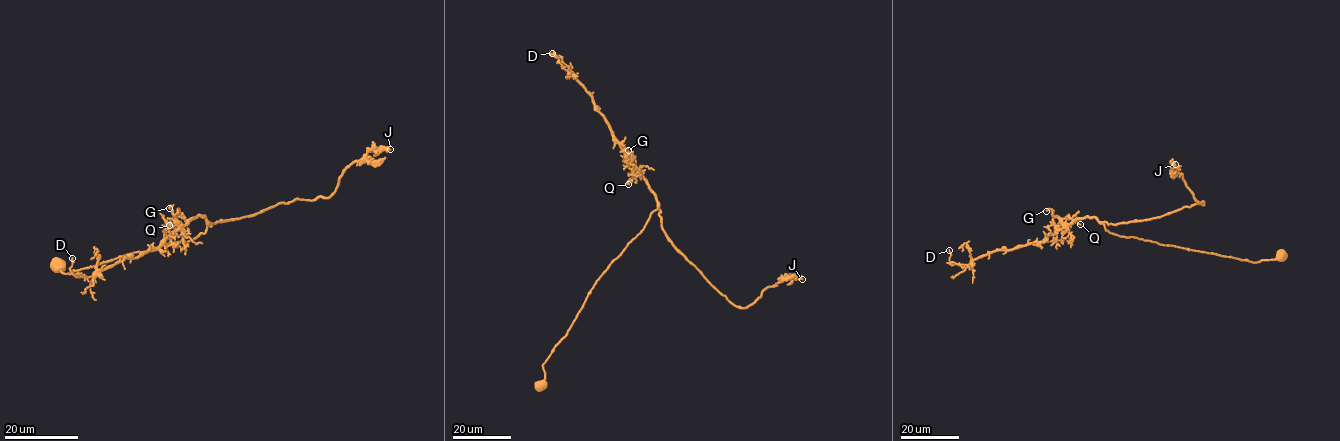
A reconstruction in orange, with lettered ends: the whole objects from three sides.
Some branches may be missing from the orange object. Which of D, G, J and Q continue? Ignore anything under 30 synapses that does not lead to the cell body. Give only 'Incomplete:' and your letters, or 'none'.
Incomplete: none

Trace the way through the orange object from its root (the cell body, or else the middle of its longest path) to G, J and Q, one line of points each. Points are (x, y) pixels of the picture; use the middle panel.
G: (539, 386), (544, 379), (545, 360), (566, 334), (596, 281), (657, 208), (655, 194), (632, 162), (628, 150)
J: (539, 386), (545, 360), (596, 281), (658, 207), (667, 239), (735, 305), (751, 305), (786, 278), (802, 279)
Q: (539, 386), (544, 379), (545, 360), (566, 334), (596, 281), (657, 208), (655, 194), (641, 177), (628, 184)

